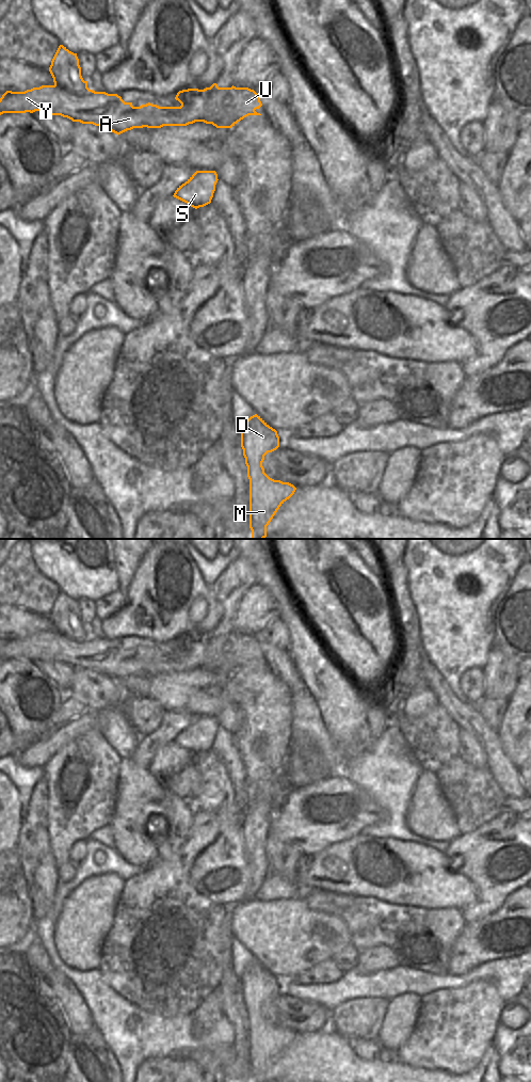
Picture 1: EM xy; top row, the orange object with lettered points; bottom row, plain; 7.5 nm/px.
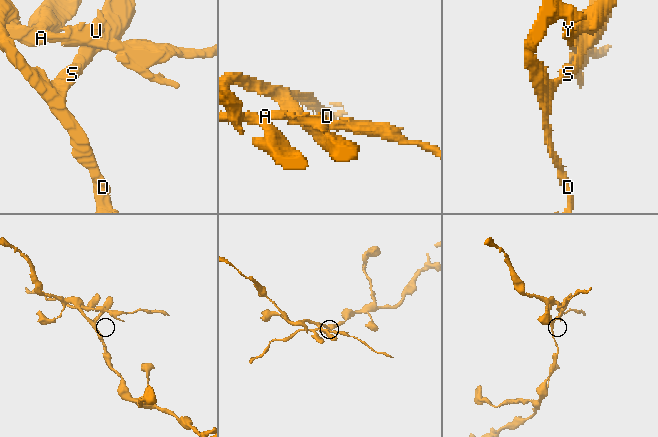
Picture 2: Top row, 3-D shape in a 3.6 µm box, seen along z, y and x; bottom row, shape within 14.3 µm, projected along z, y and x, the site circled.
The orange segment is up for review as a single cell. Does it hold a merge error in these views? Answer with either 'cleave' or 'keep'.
cleave

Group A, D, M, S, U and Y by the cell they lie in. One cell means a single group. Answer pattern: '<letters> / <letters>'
A U Y / D M S

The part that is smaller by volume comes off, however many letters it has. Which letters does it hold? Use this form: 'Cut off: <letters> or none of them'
Cut off: A, U, Y.

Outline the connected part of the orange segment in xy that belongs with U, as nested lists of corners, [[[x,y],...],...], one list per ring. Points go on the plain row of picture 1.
[[[213,630],[210,634],[204,636],[188,635],[179,637],[175,643],[181,652],[180,653],[159,653],[150,649],[142,651],[140,653],[133,653],[132,649],[125,649],[117,640],[108,640],[106,638],[95,638],[90,636],[90,639],[84,642],[78,642],[71,640],[67,636],[59,632],[42,632],[39,634],[33,634],[25,638],[12,638],[6,637],[0,645],[0,662],[3,659],[33,659],[39,657],[41,662],[61,662],[67,664],[73,668],[80,668],[82,670],[93,670],[99,672],[106,677],[110,677],[117,682],[133,674],[161,674],[163,672],[187,672],[195,668],[204,668],[206,670],[212,670],[216,674],[231,674],[238,668],[248,662],[261,662],[255,656],[259,655],[262,650],[259,641],[248,634],[219,634],[216,630]]]

